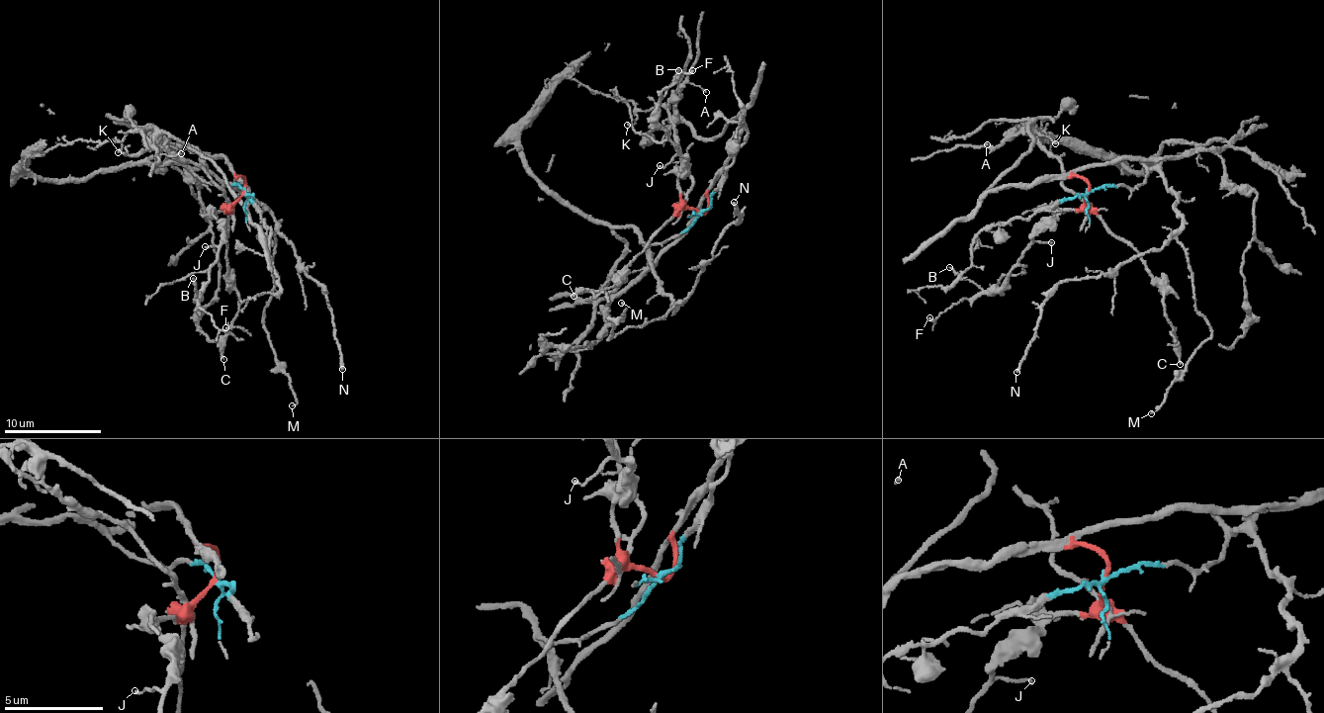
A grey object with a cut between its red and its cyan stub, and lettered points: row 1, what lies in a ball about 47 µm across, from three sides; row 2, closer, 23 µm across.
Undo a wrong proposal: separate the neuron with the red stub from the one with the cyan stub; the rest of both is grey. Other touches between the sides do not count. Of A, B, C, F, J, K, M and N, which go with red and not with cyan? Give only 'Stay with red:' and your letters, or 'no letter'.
Stay with red: A, B, C, F, J

